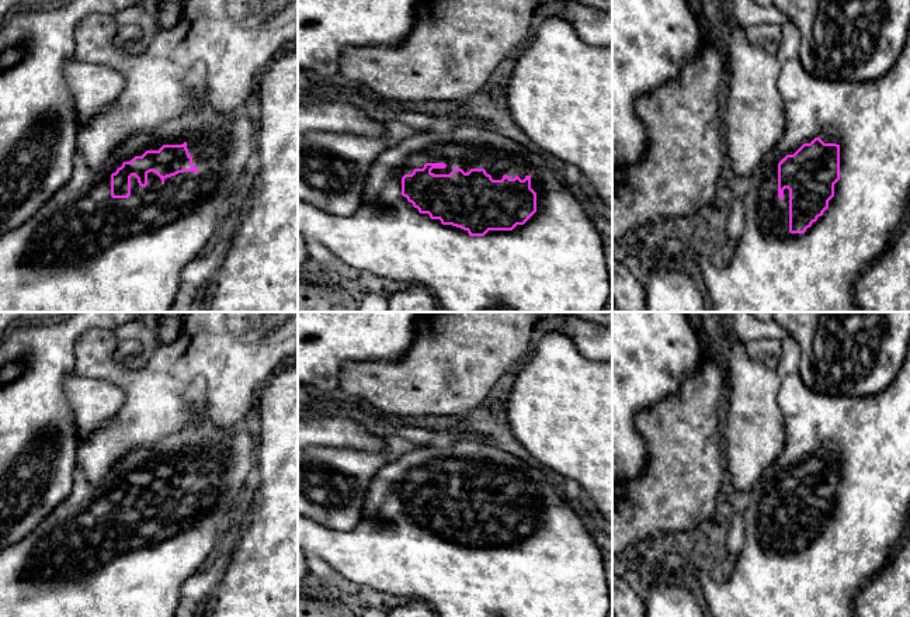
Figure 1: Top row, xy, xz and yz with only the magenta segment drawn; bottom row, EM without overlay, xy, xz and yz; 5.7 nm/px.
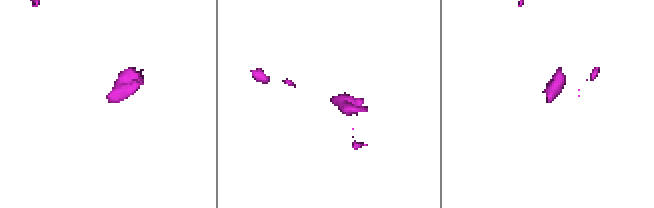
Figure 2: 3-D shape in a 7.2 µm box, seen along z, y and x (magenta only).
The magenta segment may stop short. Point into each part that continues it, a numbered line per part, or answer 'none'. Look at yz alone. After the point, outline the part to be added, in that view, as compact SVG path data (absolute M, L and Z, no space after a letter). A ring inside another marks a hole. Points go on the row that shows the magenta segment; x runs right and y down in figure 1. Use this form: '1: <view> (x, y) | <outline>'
1: yz (773, 270) | M910 31L896 63L881 79L858 83L822 80L807 73L795 56L784 63L778 89L788 125L781 141L741 186L744 230L734 256L723 270L713 267L705 256L694 256L695 263L715 312L859 312L854 301L859 277L893 243L910 215ZM815 138L840 146L840 180L823 215L805 233L791 233L789 190L785 188L784 198L778 198L778 163Z

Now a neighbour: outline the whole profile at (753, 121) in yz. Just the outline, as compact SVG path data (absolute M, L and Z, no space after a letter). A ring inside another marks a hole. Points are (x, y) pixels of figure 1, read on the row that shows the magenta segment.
M733 21L726 42L730 79L722 108L722 136L725 156L744 183L786 129L778 76L784 63L799 55L800 32L791 21L781 25L779 49L770 53L753 45Z

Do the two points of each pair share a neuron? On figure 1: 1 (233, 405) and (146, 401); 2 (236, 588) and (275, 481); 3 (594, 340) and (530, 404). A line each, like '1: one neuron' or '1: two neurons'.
1: one neuron
2: one neuron
3: two neurons

